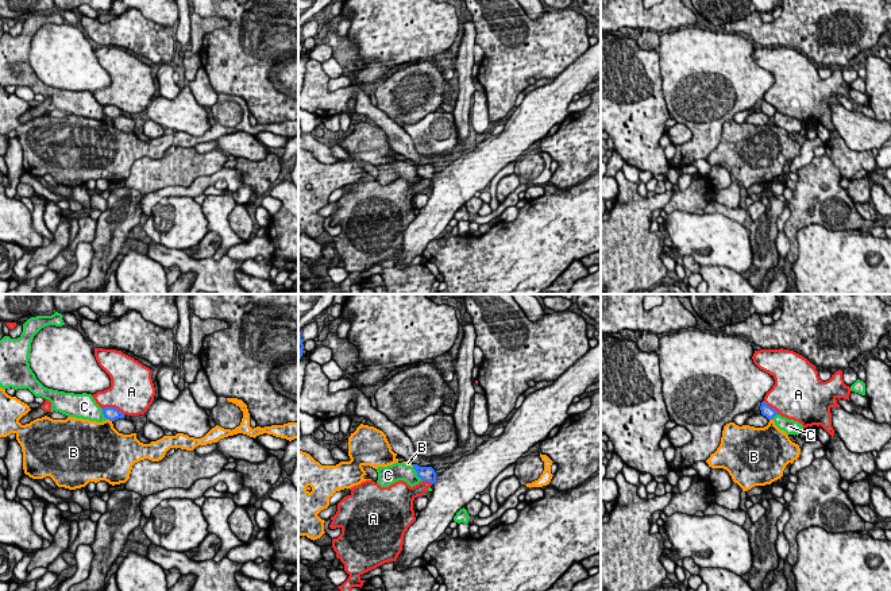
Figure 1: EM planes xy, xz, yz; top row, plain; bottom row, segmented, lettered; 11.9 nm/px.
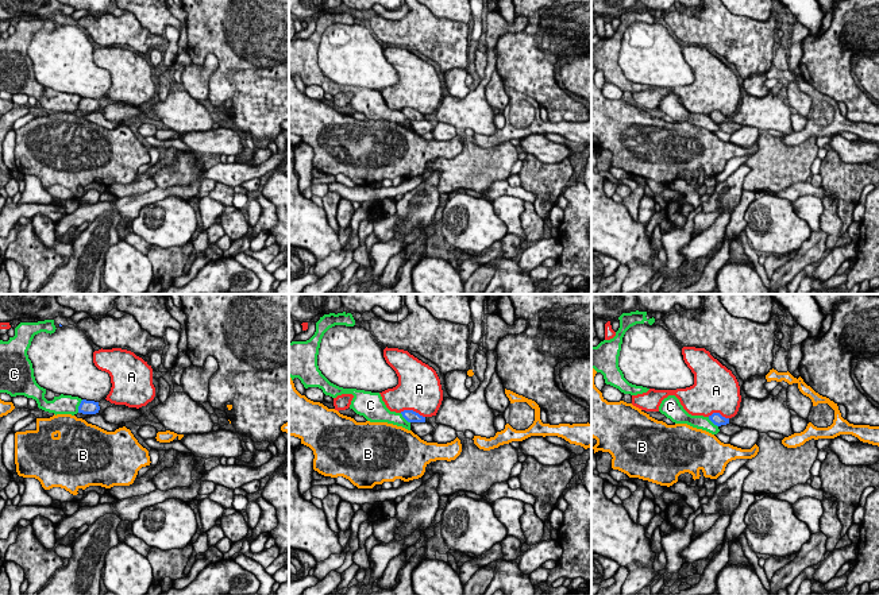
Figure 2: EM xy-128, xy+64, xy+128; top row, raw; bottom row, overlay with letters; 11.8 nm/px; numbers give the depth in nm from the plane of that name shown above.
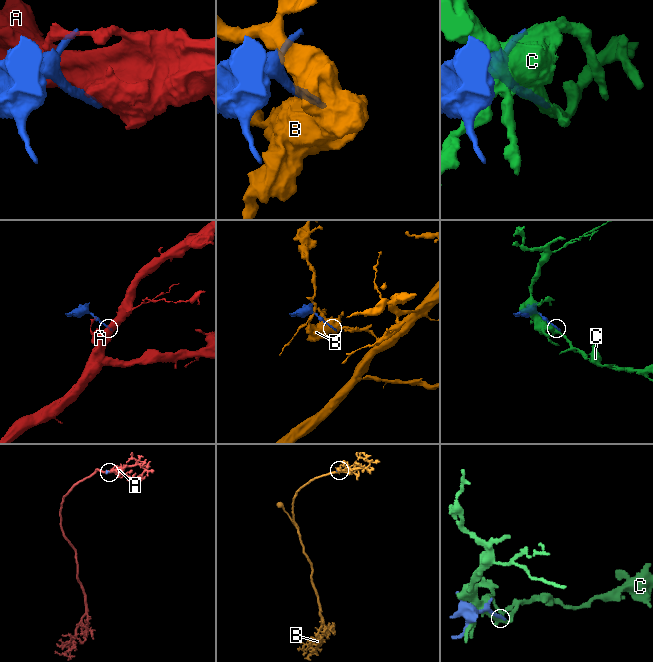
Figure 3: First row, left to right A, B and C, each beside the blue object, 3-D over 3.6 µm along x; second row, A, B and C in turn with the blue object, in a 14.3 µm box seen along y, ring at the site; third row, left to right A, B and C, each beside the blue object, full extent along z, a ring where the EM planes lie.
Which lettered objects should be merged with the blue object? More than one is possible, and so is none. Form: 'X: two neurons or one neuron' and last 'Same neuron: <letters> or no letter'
A: two neurons
B: two neurons
C: two neurons
Same neuron: no letter

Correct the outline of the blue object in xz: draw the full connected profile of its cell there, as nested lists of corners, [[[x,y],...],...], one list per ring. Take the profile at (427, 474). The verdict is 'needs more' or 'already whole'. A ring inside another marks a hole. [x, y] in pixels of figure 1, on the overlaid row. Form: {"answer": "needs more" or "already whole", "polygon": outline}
{"answer": "needs more", "polygon": [[[601,340],[586,355],[578,359],[564,374],[562,374],[551,386],[543,387],[528,397],[516,410],[513,417],[504,422],[504,433],[490,439],[478,447],[471,455],[463,456],[450,464],[443,474],[436,474],[432,467],[420,467],[412,464],[417,476],[424,482],[431,482],[432,495],[425,509],[423,509],[416,521],[404,534],[401,556],[394,561],[409,569],[413,560],[423,557],[427,548],[437,541],[454,521],[456,513],[470,501],[481,494],[490,483],[509,466],[517,463],[525,452],[535,444],[544,441],[555,426],[560,426],[570,416],[567,410],[575,397],[582,395],[586,389],[601,381]]]}

